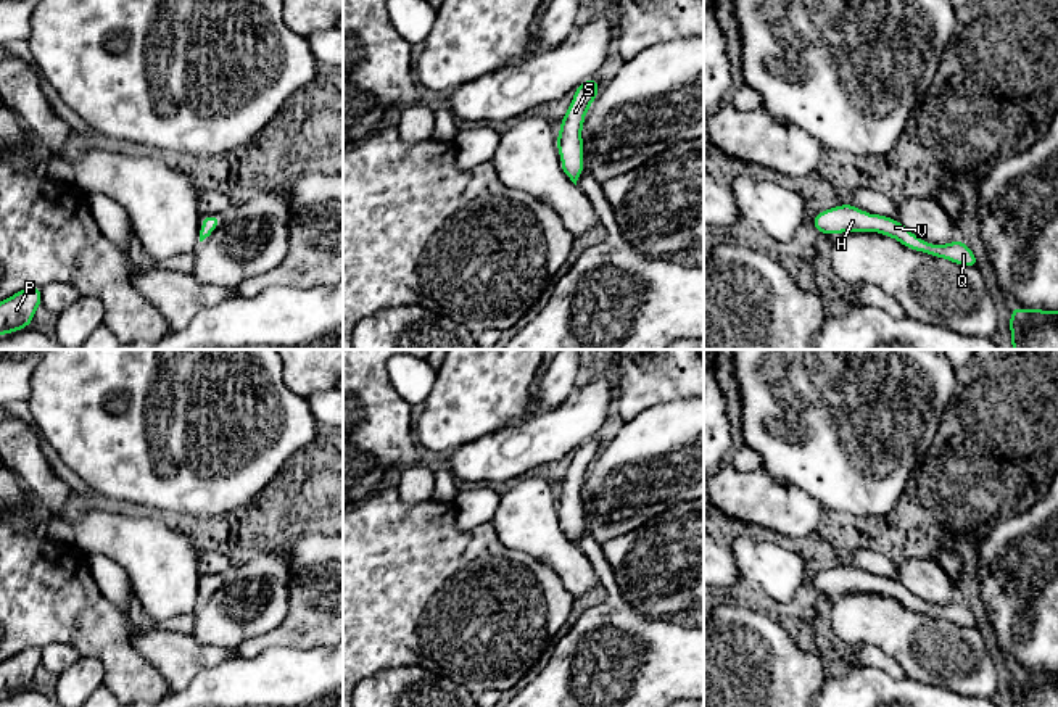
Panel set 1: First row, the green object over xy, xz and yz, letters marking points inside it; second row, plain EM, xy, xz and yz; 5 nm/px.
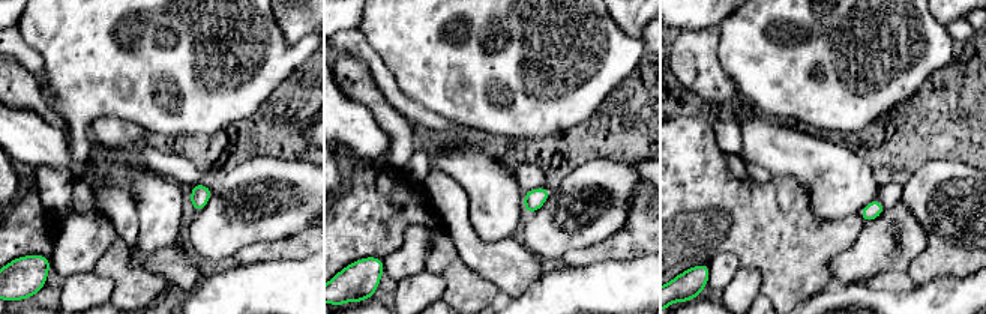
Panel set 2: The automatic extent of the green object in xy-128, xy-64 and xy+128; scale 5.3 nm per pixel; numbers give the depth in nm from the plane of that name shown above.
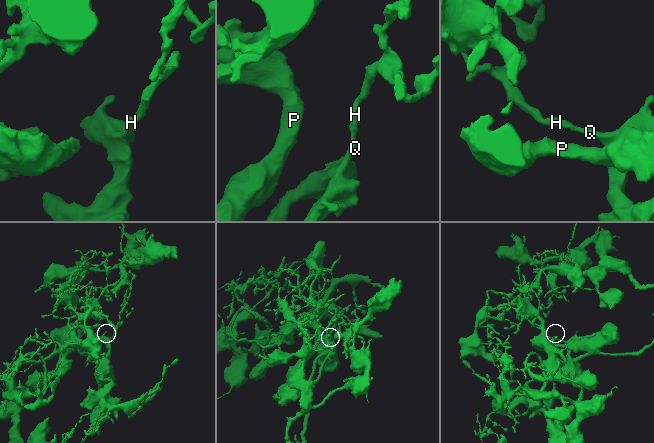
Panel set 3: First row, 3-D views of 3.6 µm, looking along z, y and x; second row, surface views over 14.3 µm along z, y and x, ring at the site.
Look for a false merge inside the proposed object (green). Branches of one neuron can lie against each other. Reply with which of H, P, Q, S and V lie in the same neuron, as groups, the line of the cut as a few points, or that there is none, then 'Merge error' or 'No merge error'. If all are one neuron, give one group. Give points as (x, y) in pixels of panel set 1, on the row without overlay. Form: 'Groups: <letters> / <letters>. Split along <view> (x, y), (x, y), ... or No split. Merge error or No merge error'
Groups: H P Q S V. No split. No merge error

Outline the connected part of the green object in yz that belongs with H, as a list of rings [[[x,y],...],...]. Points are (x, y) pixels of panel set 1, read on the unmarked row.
[[[839,565],[812,578],[812,586],[823,596],[841,593],[878,593],[899,601],[903,607],[926,615],[944,618],[960,626],[979,628],[976,615],[961,599],[948,606],[926,604],[911,594],[902,583],[882,575],[868,575],[853,565]]]

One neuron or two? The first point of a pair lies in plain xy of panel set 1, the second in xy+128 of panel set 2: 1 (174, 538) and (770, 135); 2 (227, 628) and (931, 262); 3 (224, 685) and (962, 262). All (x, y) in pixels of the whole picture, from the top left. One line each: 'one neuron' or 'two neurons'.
1: one neuron
2: two neurons
3: two neurons

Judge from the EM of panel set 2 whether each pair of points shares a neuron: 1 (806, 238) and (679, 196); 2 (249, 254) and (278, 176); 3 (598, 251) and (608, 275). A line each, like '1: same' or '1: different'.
1: same
2: different
3: different

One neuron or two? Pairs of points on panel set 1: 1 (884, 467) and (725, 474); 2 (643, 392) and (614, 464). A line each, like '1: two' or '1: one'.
1: two
2: two

